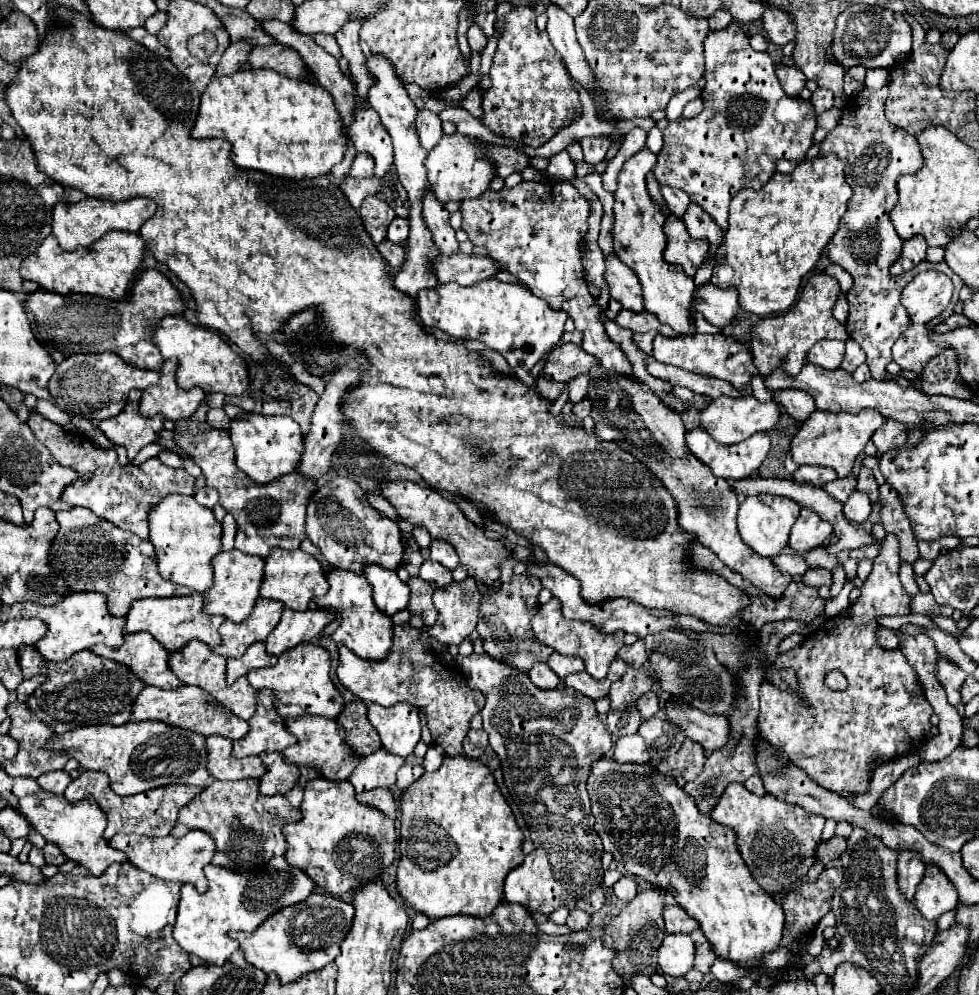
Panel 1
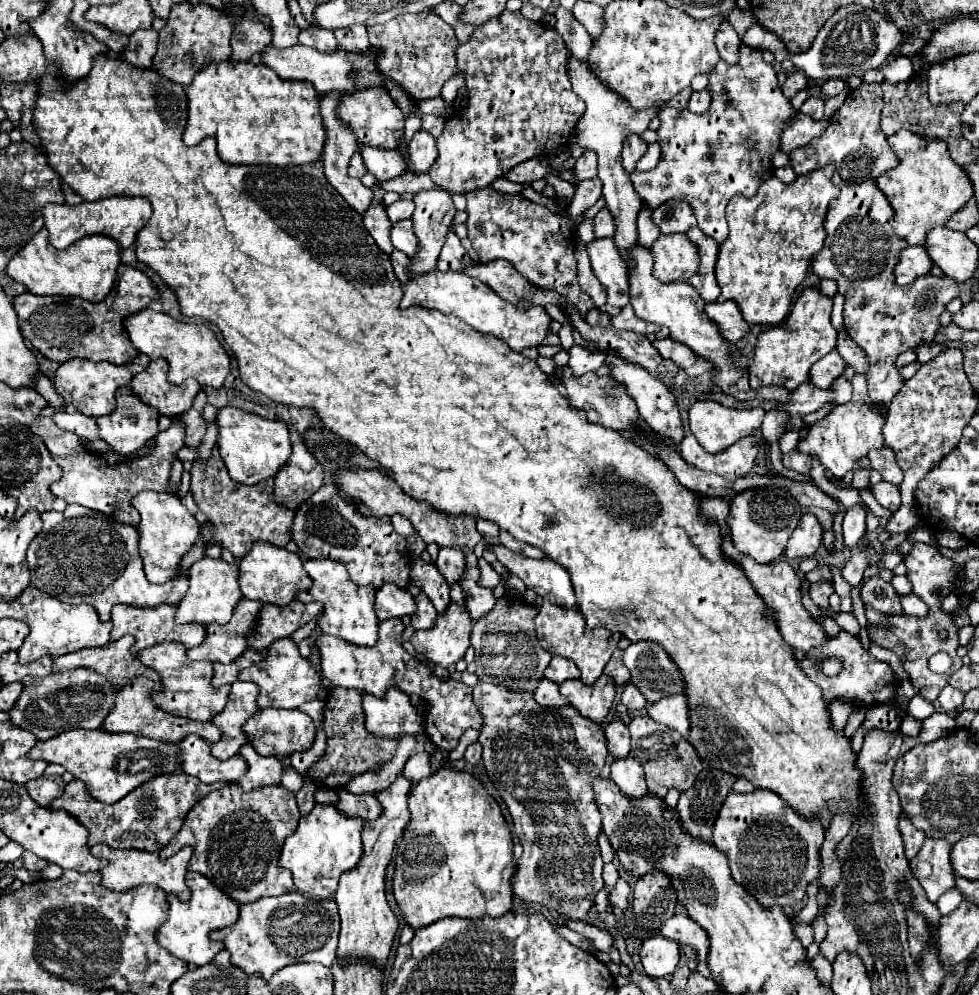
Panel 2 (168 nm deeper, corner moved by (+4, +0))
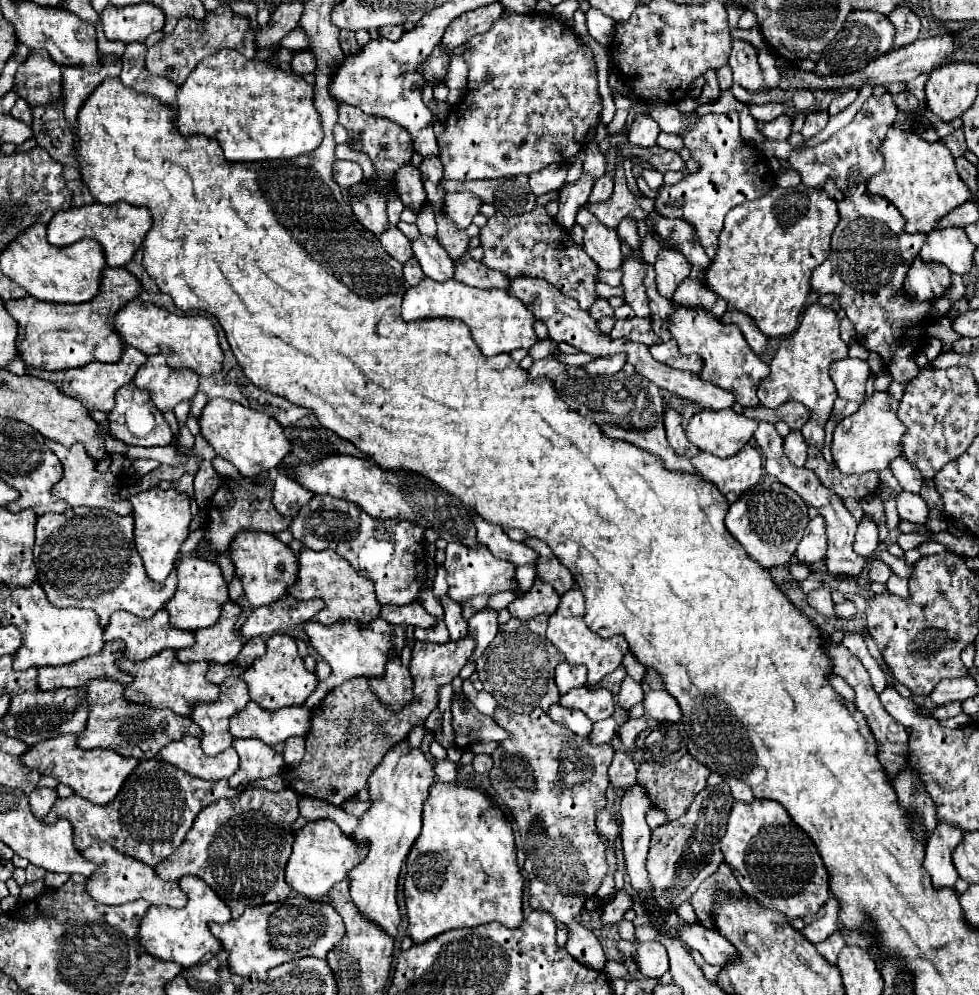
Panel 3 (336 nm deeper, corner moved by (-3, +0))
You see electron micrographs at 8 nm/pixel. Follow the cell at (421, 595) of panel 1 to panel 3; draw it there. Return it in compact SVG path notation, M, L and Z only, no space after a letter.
M437 621L433 627L429 629L421 629L417 627L415 629L415 639L421 639L421 641L431 641L431 643L445 643L449 639L449 633L445 629L445 623L443 621Z

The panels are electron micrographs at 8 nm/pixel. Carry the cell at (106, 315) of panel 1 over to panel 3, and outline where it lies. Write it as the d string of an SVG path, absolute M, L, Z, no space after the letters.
M111 269L107 273L107 283L113 283L109 291L101 291L93 301L87 303L49 303L39 301L31 295L23 299L5 301L5 309L13 313L19 323L17 349L25 365L33 365L45 371L63 371L79 367L91 361L117 363L123 357L123 339L115 331L115 315L129 301L139 299L143 293L141 283L127 269Z

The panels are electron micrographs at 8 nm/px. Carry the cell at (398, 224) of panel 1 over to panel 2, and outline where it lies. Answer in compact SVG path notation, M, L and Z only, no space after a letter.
M404 219L392 225L392 243L398 251L406 253L408 257L414 257L414 249L418 249L418 241L414 241L412 221Z

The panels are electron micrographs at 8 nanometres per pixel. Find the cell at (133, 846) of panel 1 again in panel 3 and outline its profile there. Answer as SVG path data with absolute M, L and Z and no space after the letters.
M97 841L95 845L91 845L89 849L85 849L81 853L89 861L99 865L99 869L89 877L89 883L87 883L89 895L97 903L121 905L121 903L137 901L137 899L145 899L151 905L169 905L169 907L185 907L187 905L187 895L183 893L183 889L179 887L177 881L163 881L161 877L157 877L155 867L145 865L145 863L125 855L125 853L113 849L111 845L105 845L105 843Z

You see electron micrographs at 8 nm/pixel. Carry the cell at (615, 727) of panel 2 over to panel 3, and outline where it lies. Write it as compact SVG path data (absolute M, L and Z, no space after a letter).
M617 749L609 767L609 779L617 789L627 789L629 785L633 785L637 779L637 767L633 763L633 759L625 753L625 749Z

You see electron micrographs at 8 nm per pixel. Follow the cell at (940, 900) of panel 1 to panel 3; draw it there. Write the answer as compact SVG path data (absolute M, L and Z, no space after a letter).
M937 823L933 835L927 839L923 867L929 873L935 889L953 887L955 881L959 879L951 853L961 843L961 839L963 839L963 833L949 823Z

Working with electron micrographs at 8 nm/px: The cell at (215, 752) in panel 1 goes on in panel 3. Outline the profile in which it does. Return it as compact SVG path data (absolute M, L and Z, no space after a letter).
M183 737L165 745L161 749L161 757L177 769L207 781L229 779L239 769L239 757L231 747L225 753L209 757L203 753L201 741L197 737Z

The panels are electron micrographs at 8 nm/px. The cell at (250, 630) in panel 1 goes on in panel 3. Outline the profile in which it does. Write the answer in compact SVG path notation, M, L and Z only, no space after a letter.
M235 601L225 605L225 613L221 621L213 627L195 631L195 645L189 649L179 649L177 657L183 663L191 661L215 661L215 663L231 663L245 647L245 641L237 633L237 623L243 617L243 607Z

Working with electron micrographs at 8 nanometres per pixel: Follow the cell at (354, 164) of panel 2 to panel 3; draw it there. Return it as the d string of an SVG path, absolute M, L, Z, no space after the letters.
M335 161L335 165L333 165L333 177L335 177L335 181L343 189L347 189L353 183L363 181L363 169L355 161Z

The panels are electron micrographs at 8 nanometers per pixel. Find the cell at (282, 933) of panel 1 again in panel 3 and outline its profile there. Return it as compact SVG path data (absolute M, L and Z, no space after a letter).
M291 895L279 903L249 907L239 919L231 919L223 925L211 923L209 929L229 953L231 973L237 973L241 977L251 973L265 977L269 969L301 957L325 959L327 953L339 947L345 935L345 925L333 905L301 895Z

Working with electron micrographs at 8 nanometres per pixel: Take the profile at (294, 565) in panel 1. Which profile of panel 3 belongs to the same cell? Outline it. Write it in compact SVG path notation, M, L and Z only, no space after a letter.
M249 531L249 533L239 535L237 541L233 541L229 555L231 555L231 559L235 563L235 571L243 583L245 597L253 607L271 605L275 601L281 601L283 597L287 597L289 587L297 581L297 571L299 571L297 555L271 533Z

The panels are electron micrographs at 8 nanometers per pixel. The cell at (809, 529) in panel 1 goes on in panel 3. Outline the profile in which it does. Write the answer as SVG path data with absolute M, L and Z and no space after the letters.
M817 515L805 527L805 535L797 545L797 559L805 565L813 565L825 557L827 551L827 537L825 537L825 519Z

